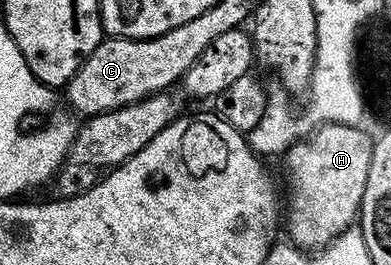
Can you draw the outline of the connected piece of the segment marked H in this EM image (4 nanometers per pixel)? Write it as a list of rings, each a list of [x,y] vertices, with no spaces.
[[[325,126],[312,142],[303,142],[286,151],[287,182],[291,185],[291,234],[299,248],[327,248],[338,234],[356,225],[360,195],[367,176],[366,129],[354,126]]]

